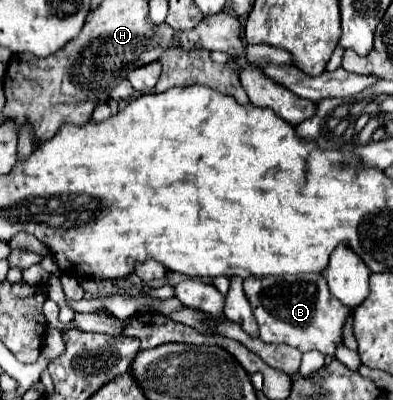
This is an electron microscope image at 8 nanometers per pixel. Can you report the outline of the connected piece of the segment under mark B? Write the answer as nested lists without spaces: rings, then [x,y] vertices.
[[[323,274],[247,278],[243,290],[251,302],[263,342],[287,344],[301,352],[319,350],[333,356],[335,346],[341,342],[341,328],[349,316],[349,308],[331,296]]]

